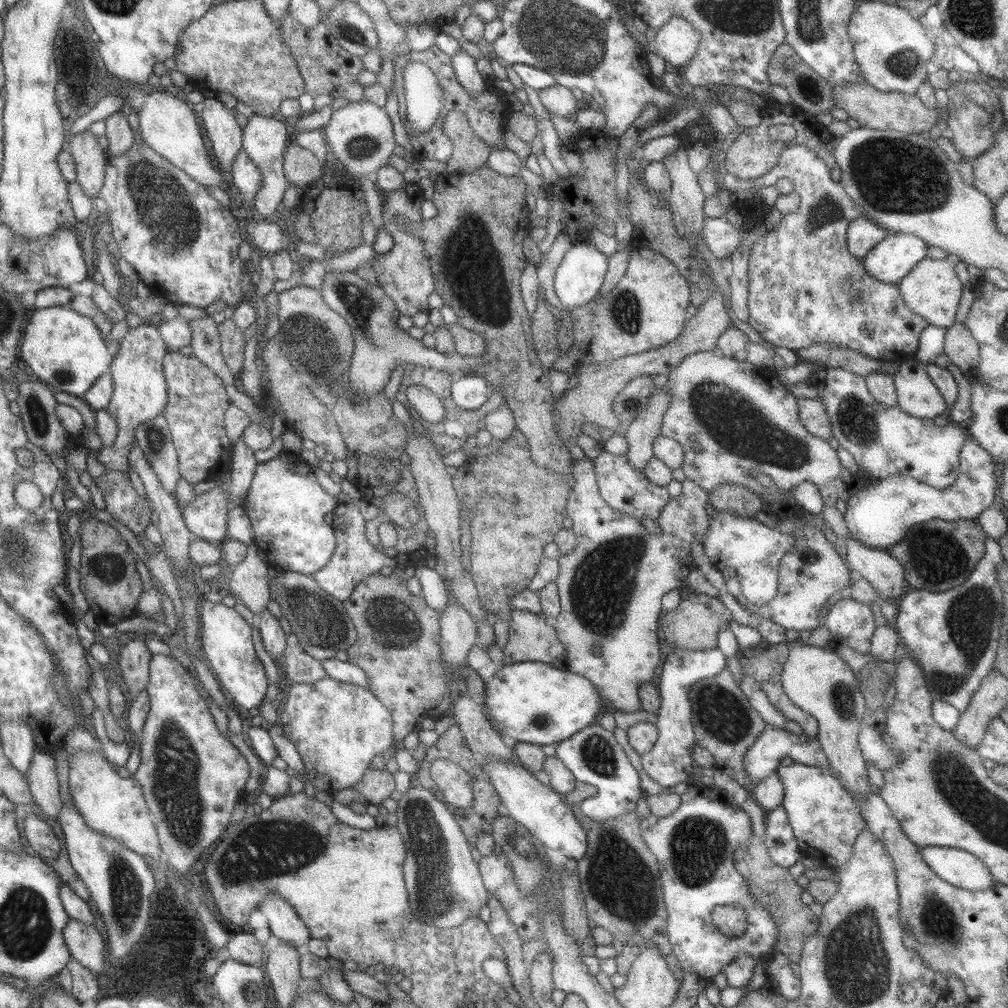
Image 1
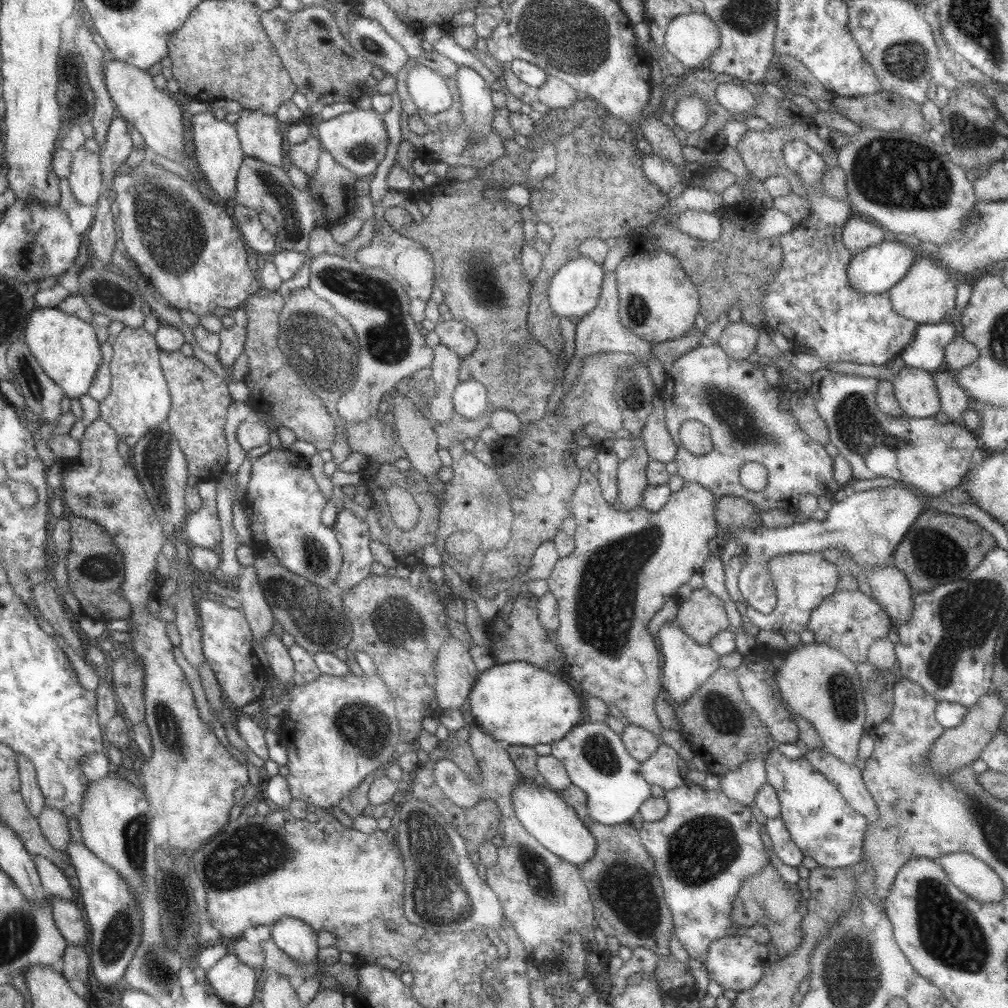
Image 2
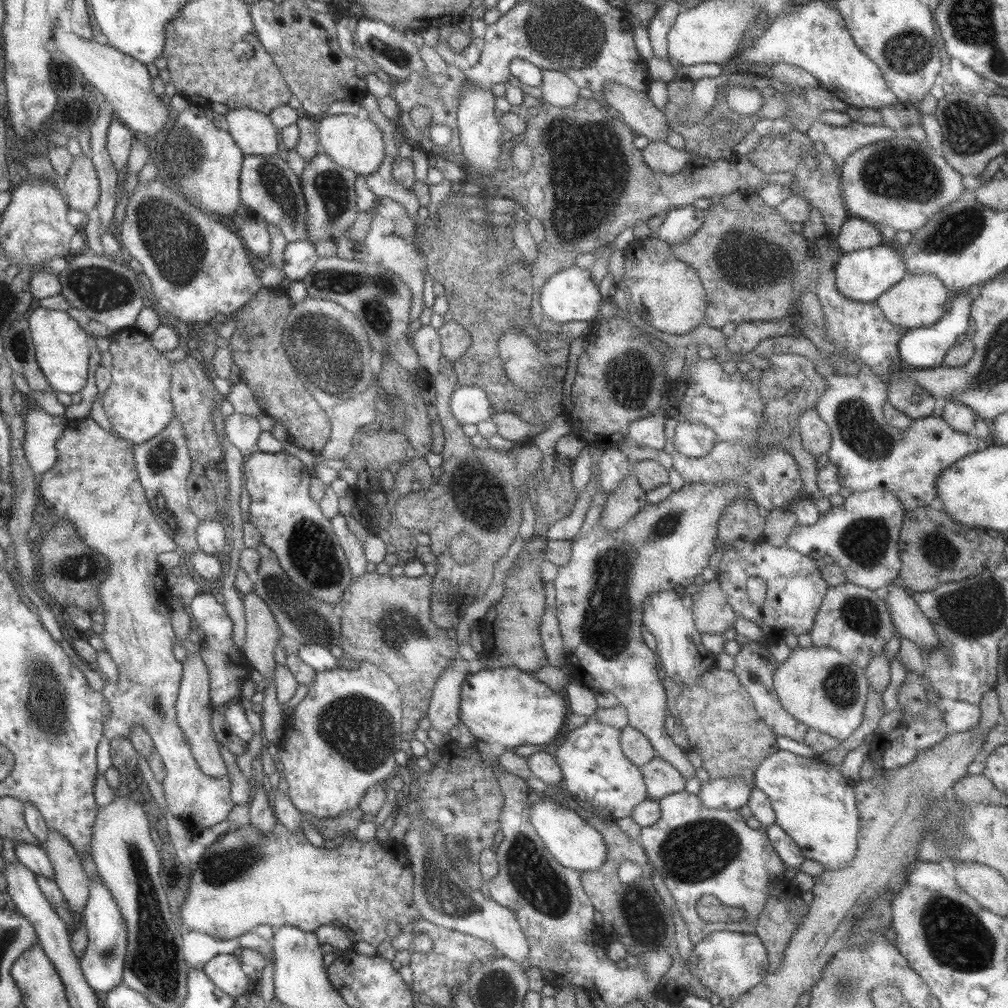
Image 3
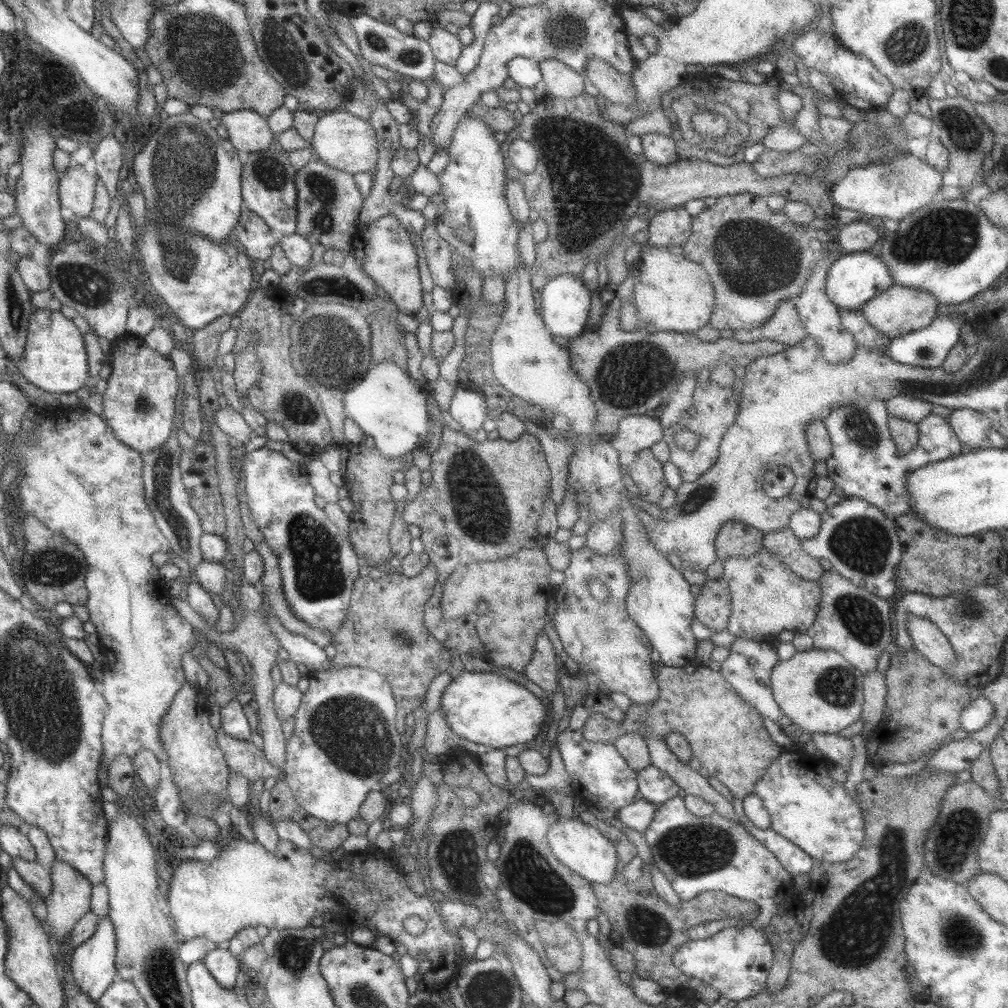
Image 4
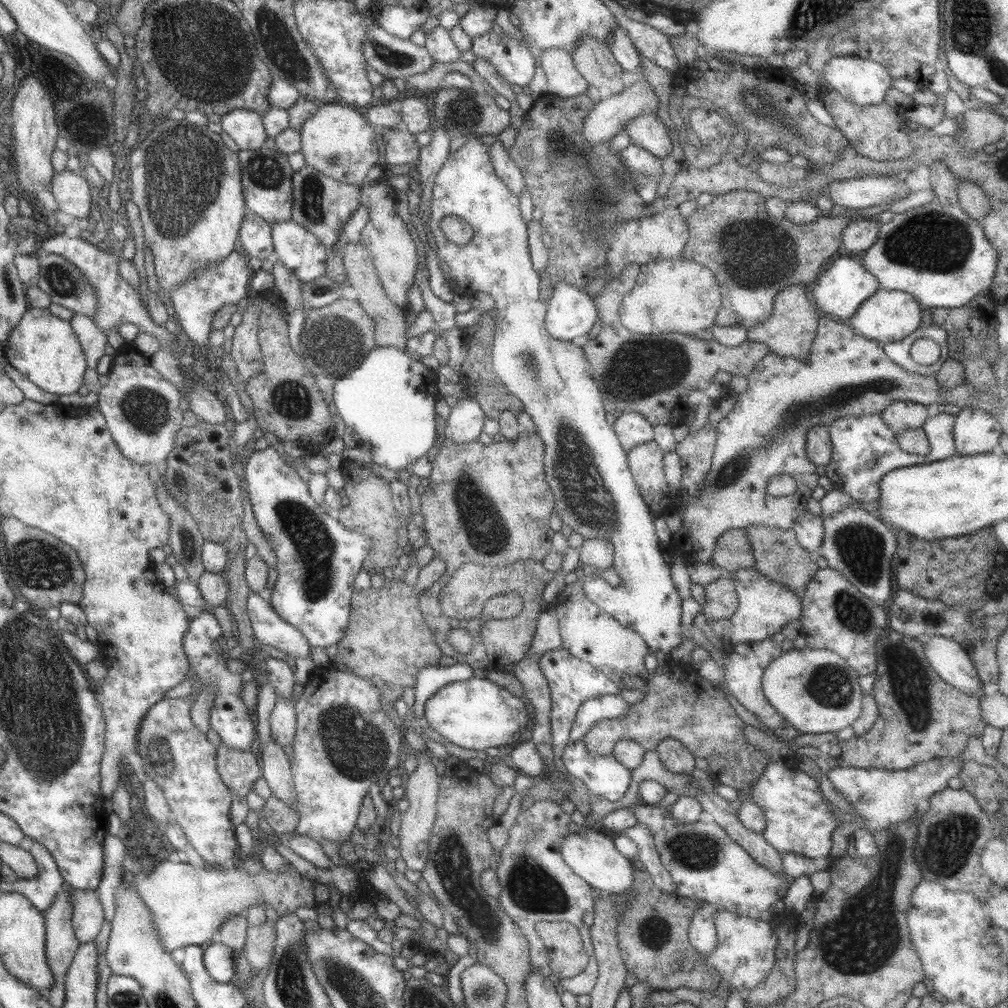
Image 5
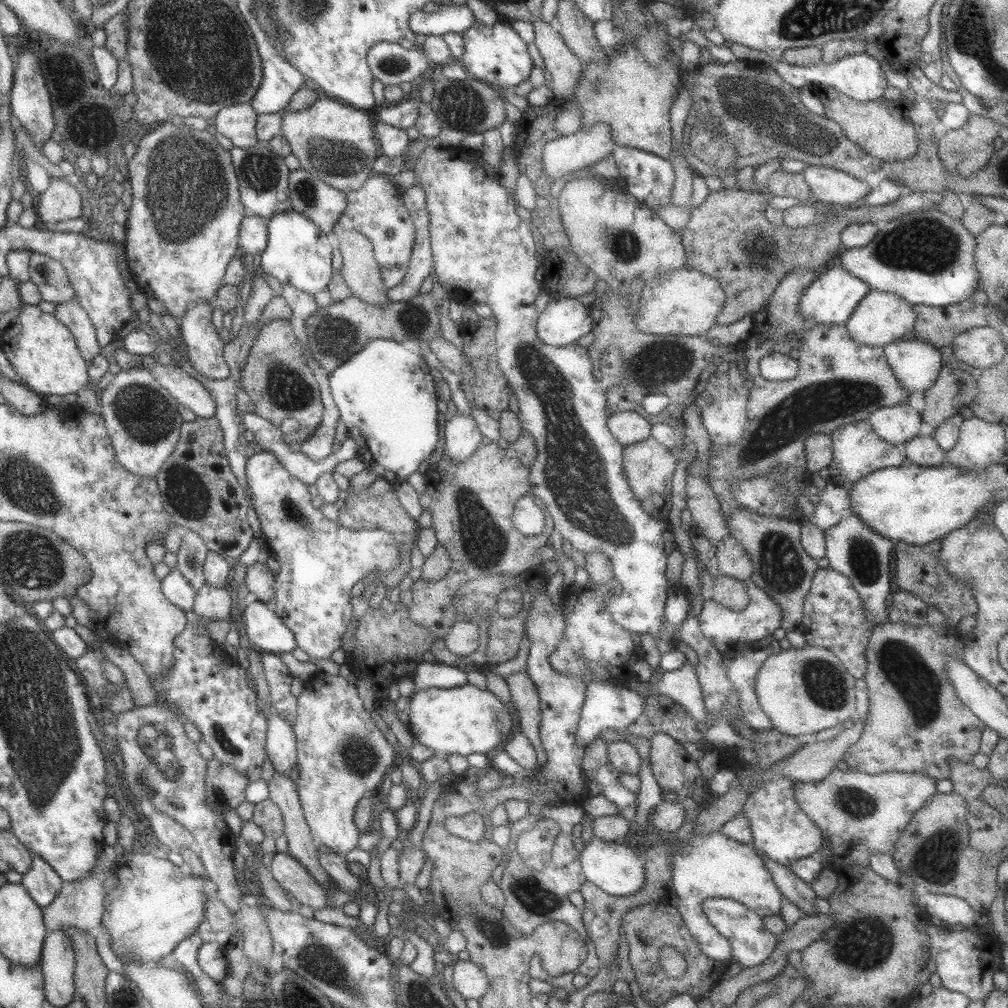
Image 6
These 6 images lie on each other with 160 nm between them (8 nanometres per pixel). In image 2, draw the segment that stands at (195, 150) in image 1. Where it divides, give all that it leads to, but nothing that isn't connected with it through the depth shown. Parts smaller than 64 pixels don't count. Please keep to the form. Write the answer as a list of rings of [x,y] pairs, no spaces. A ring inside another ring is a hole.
[[[120,60],[105,61],[103,80],[107,92],[114,102],[119,116],[142,136],[147,148],[155,155],[181,164],[184,159],[183,125],[181,123],[181,106],[175,96],[165,90],[157,89],[147,71],[139,70]]]

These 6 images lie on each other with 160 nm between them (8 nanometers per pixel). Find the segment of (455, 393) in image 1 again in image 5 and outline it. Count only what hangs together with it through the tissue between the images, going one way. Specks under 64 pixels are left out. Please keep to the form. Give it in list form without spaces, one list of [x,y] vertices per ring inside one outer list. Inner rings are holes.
[[[470,396],[457,400],[455,406],[450,408],[449,418],[444,426],[444,439],[452,440],[455,444],[469,444],[477,440],[487,417]]]

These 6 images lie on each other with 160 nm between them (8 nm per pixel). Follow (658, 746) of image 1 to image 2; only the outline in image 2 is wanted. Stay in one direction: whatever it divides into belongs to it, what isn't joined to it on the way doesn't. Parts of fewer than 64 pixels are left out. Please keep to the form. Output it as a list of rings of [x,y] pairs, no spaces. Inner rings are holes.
[[[674,617],[671,620],[665,620],[657,632],[659,650],[663,656],[663,666],[660,668],[660,686],[661,690],[667,692],[667,696],[673,704],[685,702],[705,682],[705,679],[720,666],[720,656],[715,654],[709,645],[695,642],[681,628],[675,622]],[[662,742],[647,760],[640,763],[640,773],[647,784],[673,790],[687,782],[687,761]]]

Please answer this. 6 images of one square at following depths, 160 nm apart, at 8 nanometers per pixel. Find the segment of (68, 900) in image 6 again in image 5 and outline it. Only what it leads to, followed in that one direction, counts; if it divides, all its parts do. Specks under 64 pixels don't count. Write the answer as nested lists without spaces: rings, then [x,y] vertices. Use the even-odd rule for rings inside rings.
[[[73,890],[73,894],[70,895],[70,907],[70,919],[75,938],[80,944],[93,941],[100,928],[104,925],[102,906],[98,901],[98,896],[95,895],[95,891]]]

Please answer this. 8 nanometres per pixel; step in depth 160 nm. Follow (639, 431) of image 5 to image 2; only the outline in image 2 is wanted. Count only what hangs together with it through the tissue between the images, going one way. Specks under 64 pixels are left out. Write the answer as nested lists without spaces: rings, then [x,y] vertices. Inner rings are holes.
[[[658,395],[652,400],[651,413],[641,429],[639,437],[650,459],[664,463],[673,460],[679,446],[673,444],[672,438],[667,432],[664,406]]]

